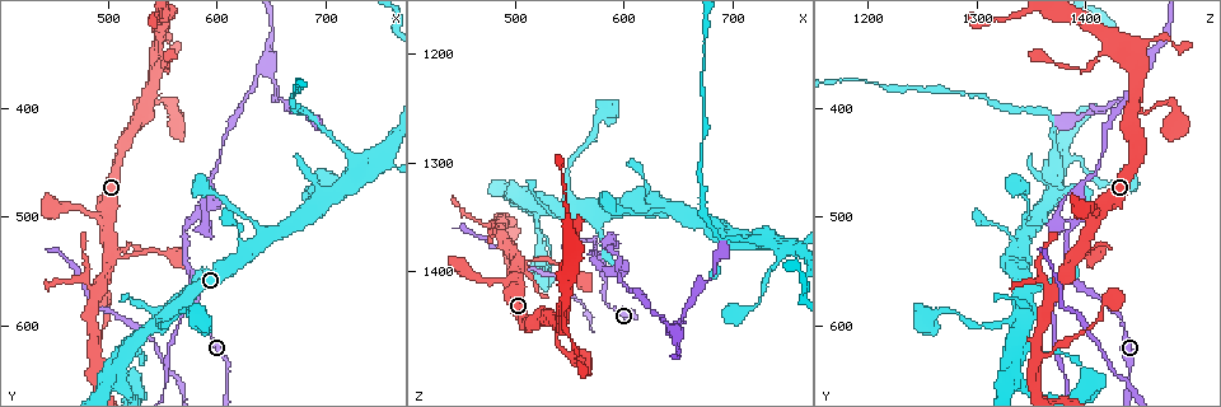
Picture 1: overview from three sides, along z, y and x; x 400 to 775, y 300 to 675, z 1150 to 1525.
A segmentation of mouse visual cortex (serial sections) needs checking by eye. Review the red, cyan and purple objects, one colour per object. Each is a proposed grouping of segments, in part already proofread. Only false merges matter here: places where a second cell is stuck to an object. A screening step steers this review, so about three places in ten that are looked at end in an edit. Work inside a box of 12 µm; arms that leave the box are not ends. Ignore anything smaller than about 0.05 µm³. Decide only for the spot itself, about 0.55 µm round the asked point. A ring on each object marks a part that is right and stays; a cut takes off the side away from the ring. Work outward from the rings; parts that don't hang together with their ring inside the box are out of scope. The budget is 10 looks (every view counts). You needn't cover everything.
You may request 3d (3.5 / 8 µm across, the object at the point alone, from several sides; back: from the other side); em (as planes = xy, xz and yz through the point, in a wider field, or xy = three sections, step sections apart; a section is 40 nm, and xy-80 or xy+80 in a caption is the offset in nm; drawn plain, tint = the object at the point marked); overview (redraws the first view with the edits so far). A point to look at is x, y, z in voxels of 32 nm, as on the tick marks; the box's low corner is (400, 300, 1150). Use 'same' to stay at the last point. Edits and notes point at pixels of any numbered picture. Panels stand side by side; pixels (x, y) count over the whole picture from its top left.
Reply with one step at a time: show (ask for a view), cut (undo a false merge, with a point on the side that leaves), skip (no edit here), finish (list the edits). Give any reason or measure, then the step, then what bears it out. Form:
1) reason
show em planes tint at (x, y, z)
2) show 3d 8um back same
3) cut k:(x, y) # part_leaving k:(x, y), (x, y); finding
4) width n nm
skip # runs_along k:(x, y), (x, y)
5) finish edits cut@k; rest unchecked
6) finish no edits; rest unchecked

thin arm on a thick one
show 3d 8um at (532, 400, 1444)

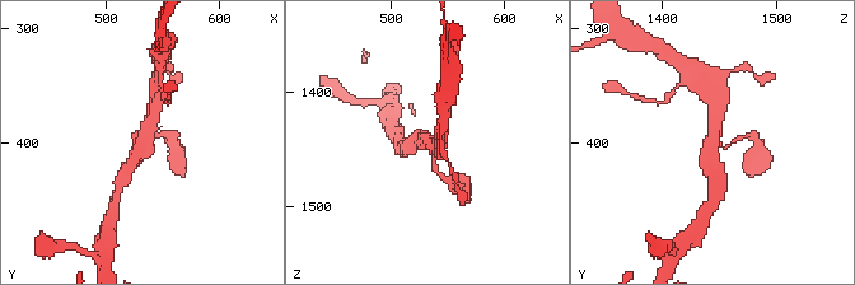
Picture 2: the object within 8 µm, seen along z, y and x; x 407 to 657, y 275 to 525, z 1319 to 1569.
arms 3; arm_widths 150, 350, 350 nm
show em xy step 5 tint at (532, 398, 1444)

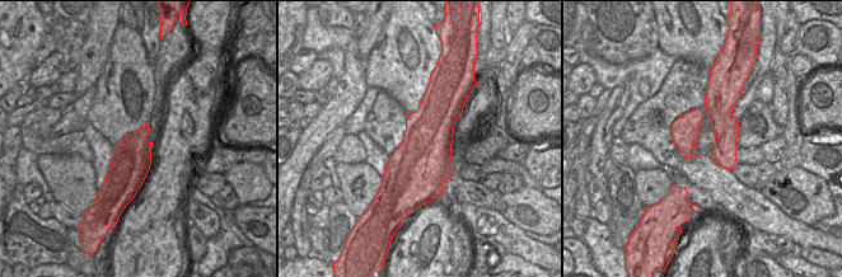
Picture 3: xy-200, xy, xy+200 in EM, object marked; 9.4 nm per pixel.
width 550 nm
skip # runs_along 2:(124, 172), (146, 135), (155, 107); continuous, no second cell

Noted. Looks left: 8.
abrupt turn
show 3d 8um at (546, 348, 1416)

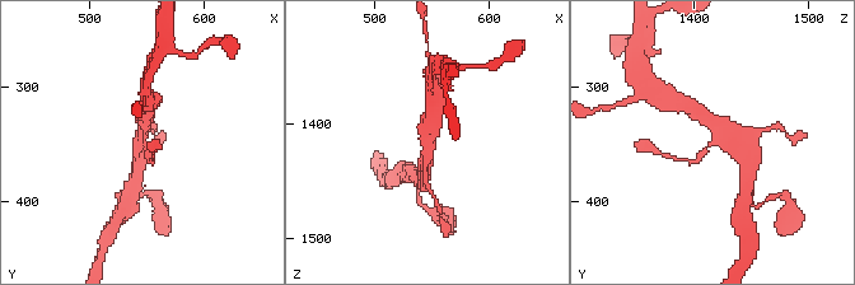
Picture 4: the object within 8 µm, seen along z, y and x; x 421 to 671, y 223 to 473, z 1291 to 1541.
arm_widths 150, 350 nm; need the tissue
show em xy step 5 tint at (546, 350, 1416)

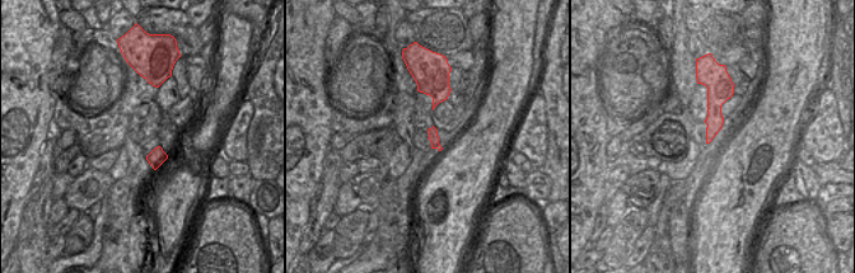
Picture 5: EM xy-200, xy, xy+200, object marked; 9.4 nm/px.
cut 4:(695, 162) # part_leaving 4:(706, 148), (696, 162), (663, 155); a second cell is stuck on

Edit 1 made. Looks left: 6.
redraw
show overview

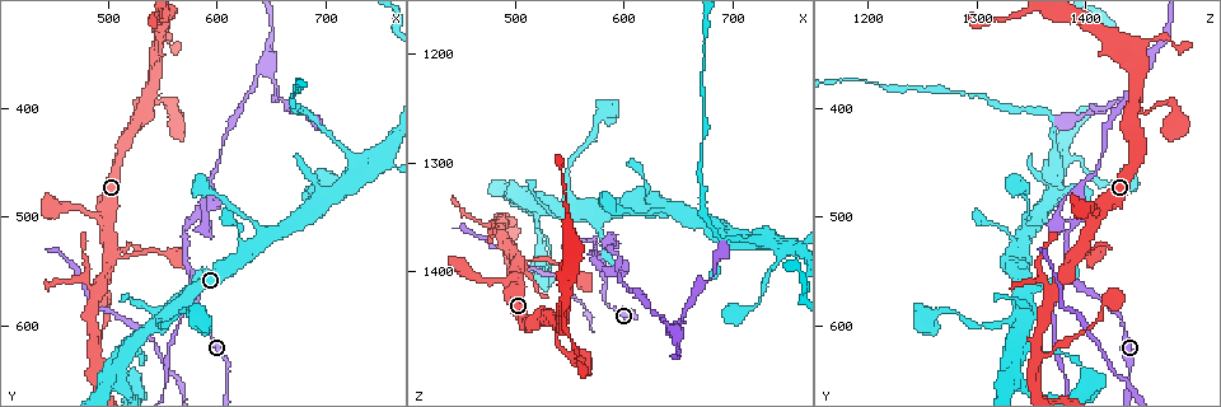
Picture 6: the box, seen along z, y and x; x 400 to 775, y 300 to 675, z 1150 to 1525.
a fork
show 3d 3.5um at (486, 572, 1366)

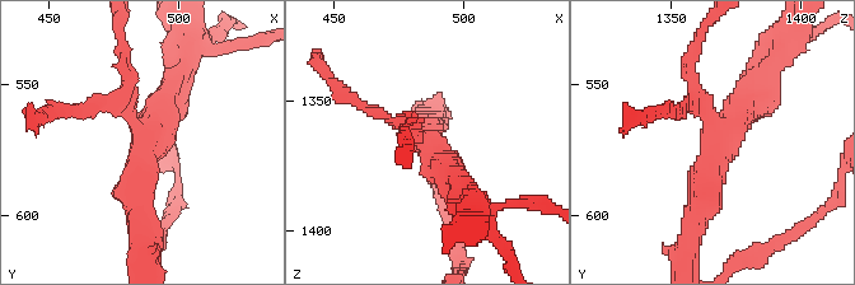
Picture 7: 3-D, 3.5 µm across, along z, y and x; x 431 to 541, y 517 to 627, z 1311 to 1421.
cut 7:(96, 99) # two cells meet here

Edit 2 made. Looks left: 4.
show overview

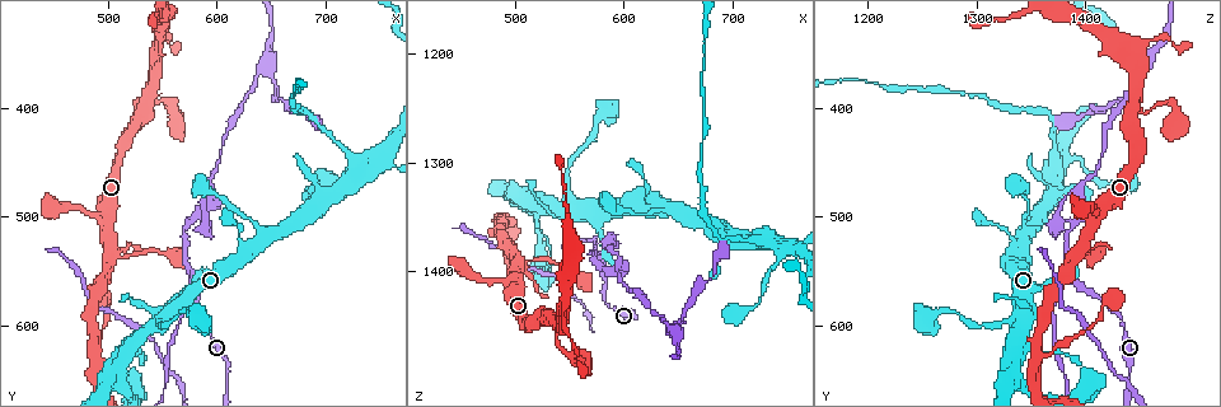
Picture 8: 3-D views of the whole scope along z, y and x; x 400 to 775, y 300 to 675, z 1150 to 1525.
two arms in line, one across
show 3d 3.5um at (488, 626, 1358)

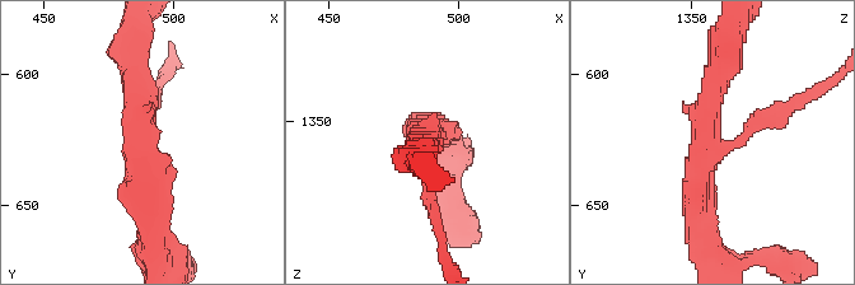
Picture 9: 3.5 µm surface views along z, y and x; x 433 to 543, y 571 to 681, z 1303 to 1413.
arms 3; arm_widths 200, 300, 350 nm
show em planes tint at (487, 628, 1357)

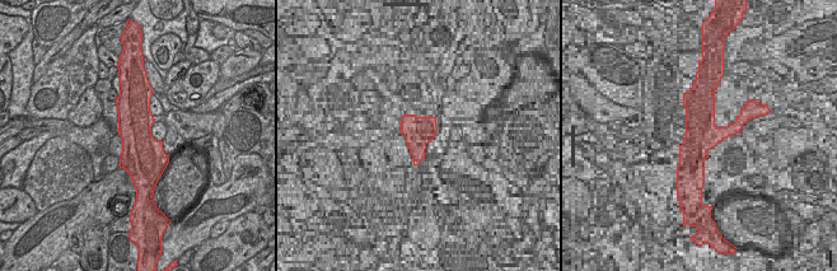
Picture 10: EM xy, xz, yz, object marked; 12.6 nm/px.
cut 9:(785, 110) # part_leaving 9:(744, 131), (765, 124), (836, 76); a second cell is stuck on

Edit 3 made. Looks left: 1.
finish edits cut@4, cut@7, cut@9; rest unchecked

